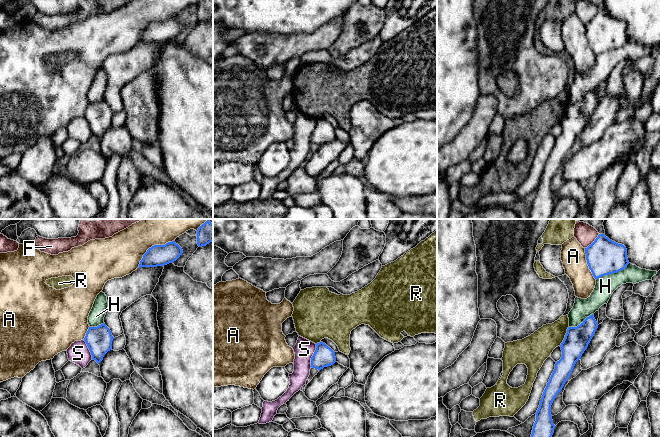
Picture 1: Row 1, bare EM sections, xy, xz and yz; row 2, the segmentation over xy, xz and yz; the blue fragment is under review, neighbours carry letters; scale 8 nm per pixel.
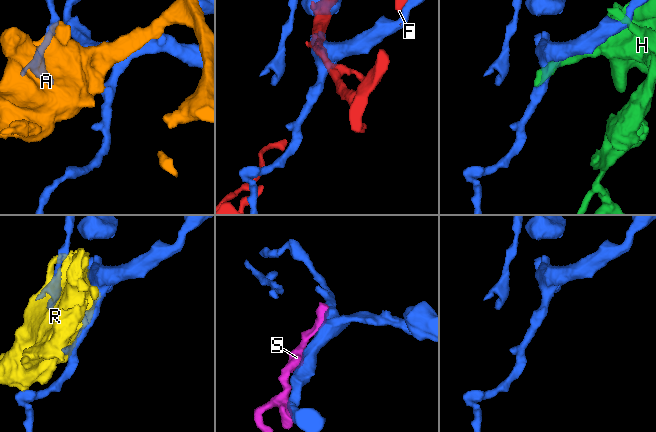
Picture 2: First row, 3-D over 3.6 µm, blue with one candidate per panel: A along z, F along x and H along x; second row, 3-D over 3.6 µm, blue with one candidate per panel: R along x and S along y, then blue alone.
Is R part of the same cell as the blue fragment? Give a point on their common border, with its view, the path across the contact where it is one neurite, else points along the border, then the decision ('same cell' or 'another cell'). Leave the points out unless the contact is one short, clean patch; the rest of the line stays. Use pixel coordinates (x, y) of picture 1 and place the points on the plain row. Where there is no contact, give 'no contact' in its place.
yz (565, 112) | another cell

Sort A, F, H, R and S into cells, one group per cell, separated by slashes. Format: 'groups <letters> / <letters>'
groups A / F / H / R / S

